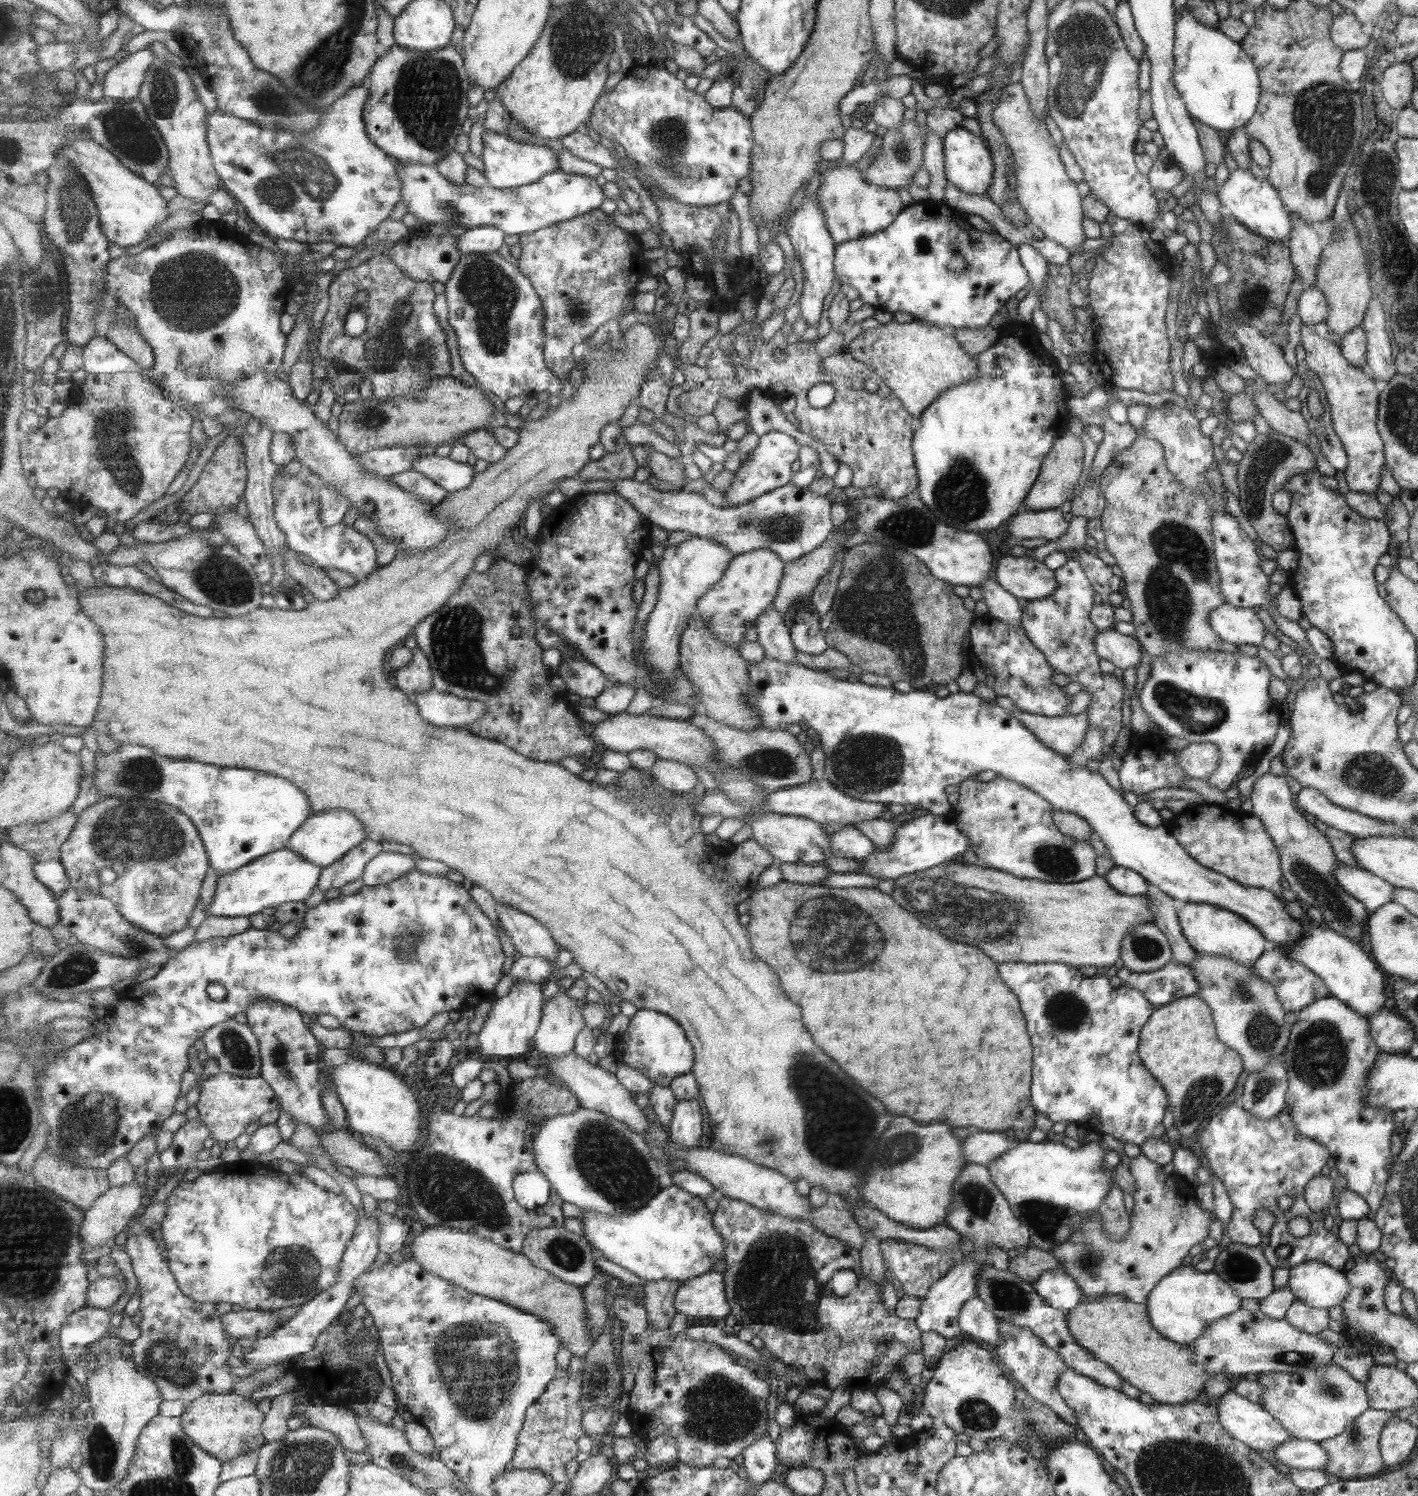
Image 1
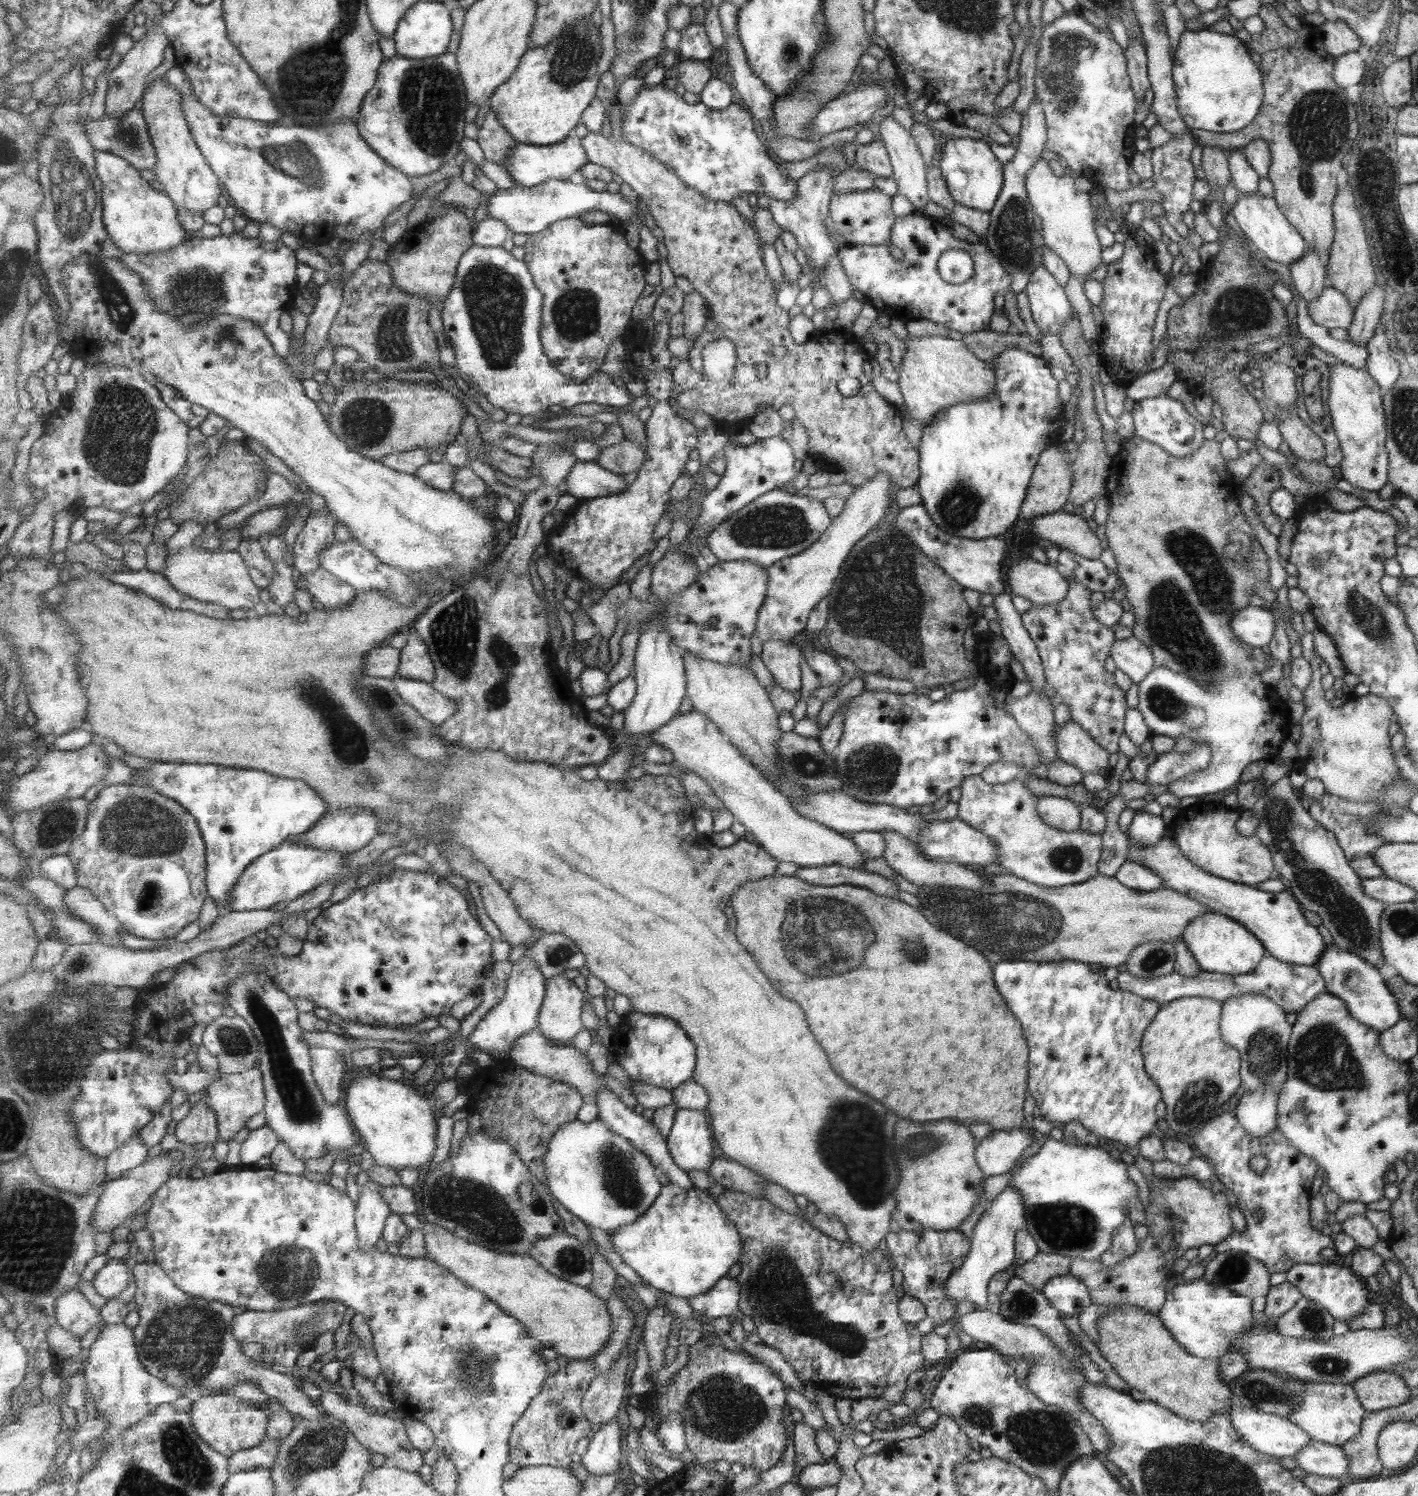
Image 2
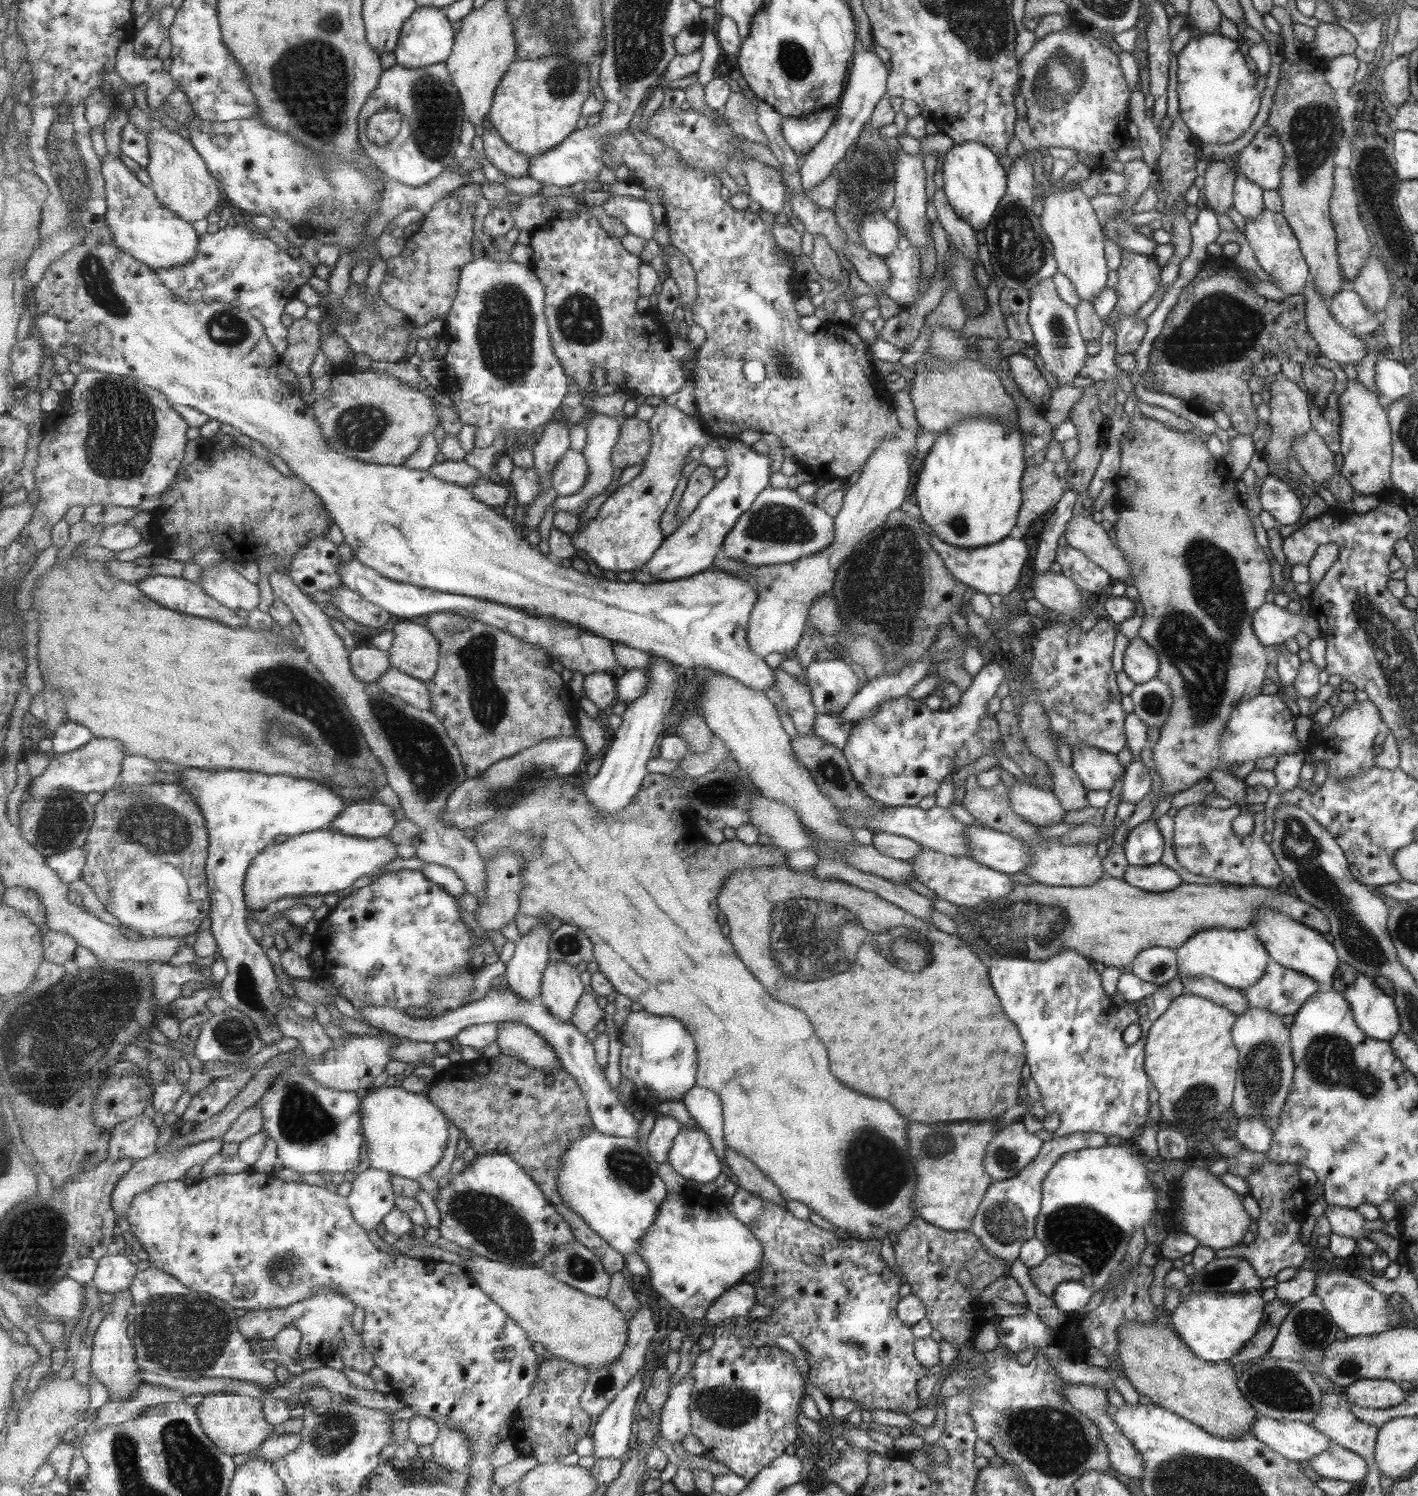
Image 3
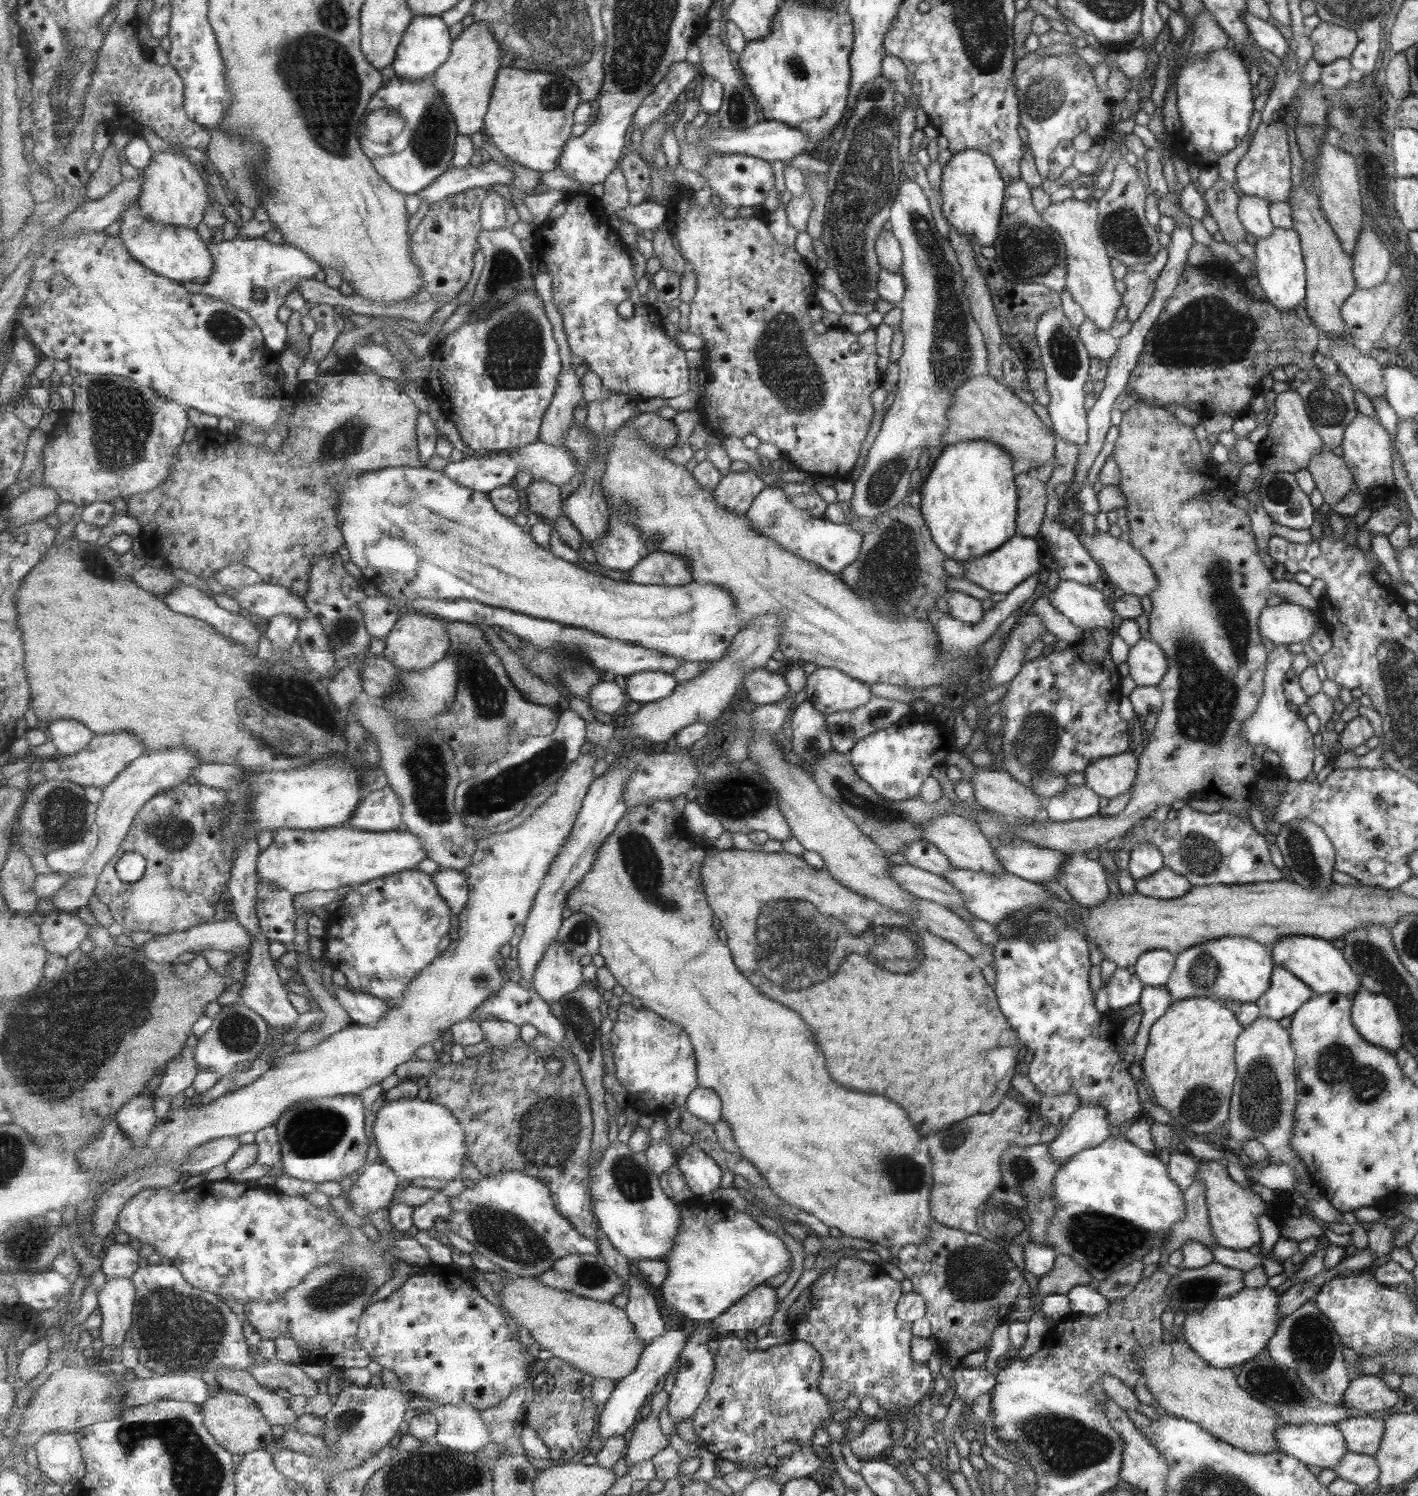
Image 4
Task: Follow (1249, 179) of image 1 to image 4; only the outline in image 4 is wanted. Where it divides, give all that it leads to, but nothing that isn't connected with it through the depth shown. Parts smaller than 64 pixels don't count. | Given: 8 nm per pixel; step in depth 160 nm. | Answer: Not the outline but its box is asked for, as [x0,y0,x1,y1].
[1253,228,1306,312]

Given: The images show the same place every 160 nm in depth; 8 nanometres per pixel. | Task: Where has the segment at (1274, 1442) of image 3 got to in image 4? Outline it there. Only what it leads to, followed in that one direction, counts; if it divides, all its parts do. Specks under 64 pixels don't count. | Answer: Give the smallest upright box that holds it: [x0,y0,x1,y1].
[1275,1424,1347,1468]

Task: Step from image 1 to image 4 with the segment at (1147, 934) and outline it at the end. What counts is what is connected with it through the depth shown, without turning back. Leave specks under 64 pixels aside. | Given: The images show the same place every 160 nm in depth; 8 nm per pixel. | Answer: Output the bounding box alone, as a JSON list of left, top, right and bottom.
[1134,950,1175,987]

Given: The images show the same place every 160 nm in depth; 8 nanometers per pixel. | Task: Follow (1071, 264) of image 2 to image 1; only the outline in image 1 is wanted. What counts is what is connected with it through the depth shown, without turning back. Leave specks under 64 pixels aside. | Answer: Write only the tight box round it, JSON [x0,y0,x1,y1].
[992,83,1086,255]

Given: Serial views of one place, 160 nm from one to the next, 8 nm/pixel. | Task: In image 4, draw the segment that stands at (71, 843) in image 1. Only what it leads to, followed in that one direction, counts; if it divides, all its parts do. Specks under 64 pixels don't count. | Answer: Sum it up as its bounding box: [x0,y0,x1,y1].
[95,782,233,935]

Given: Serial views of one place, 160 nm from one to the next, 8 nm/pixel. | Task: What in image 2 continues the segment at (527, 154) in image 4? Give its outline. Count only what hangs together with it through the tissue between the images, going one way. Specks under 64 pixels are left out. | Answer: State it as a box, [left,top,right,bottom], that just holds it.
[490,21,603,146]

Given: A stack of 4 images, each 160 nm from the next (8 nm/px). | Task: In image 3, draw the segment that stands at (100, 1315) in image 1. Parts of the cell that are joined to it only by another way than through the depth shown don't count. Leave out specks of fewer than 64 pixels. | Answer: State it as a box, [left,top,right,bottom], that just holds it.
[37,1277,85,1321]

